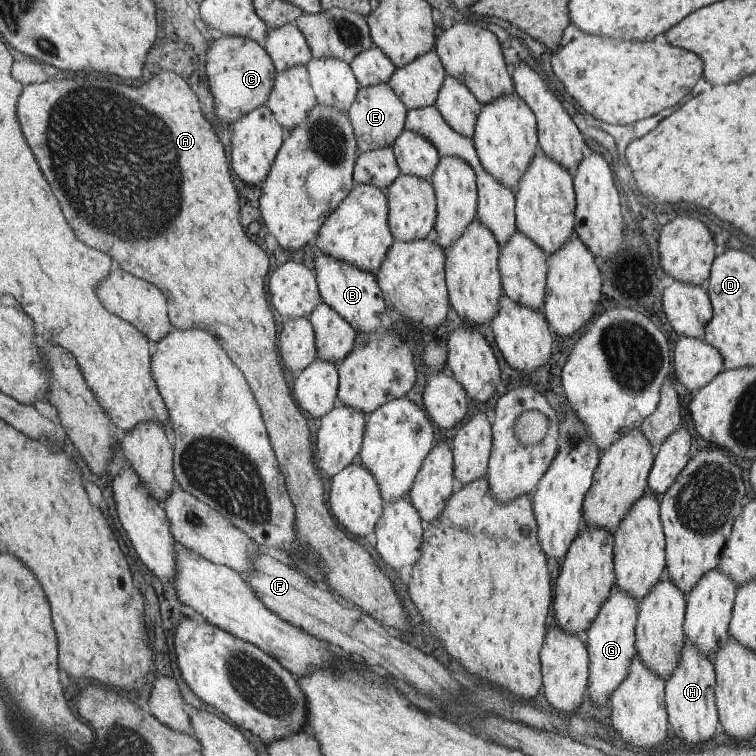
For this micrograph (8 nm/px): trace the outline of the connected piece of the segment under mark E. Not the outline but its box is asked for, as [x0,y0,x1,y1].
[347,84,407,151]

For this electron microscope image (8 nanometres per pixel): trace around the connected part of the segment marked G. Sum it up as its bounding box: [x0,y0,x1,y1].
[585,585,638,706]

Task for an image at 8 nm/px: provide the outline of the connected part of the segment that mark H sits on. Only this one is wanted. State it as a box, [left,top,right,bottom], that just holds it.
[667,643,719,744]

